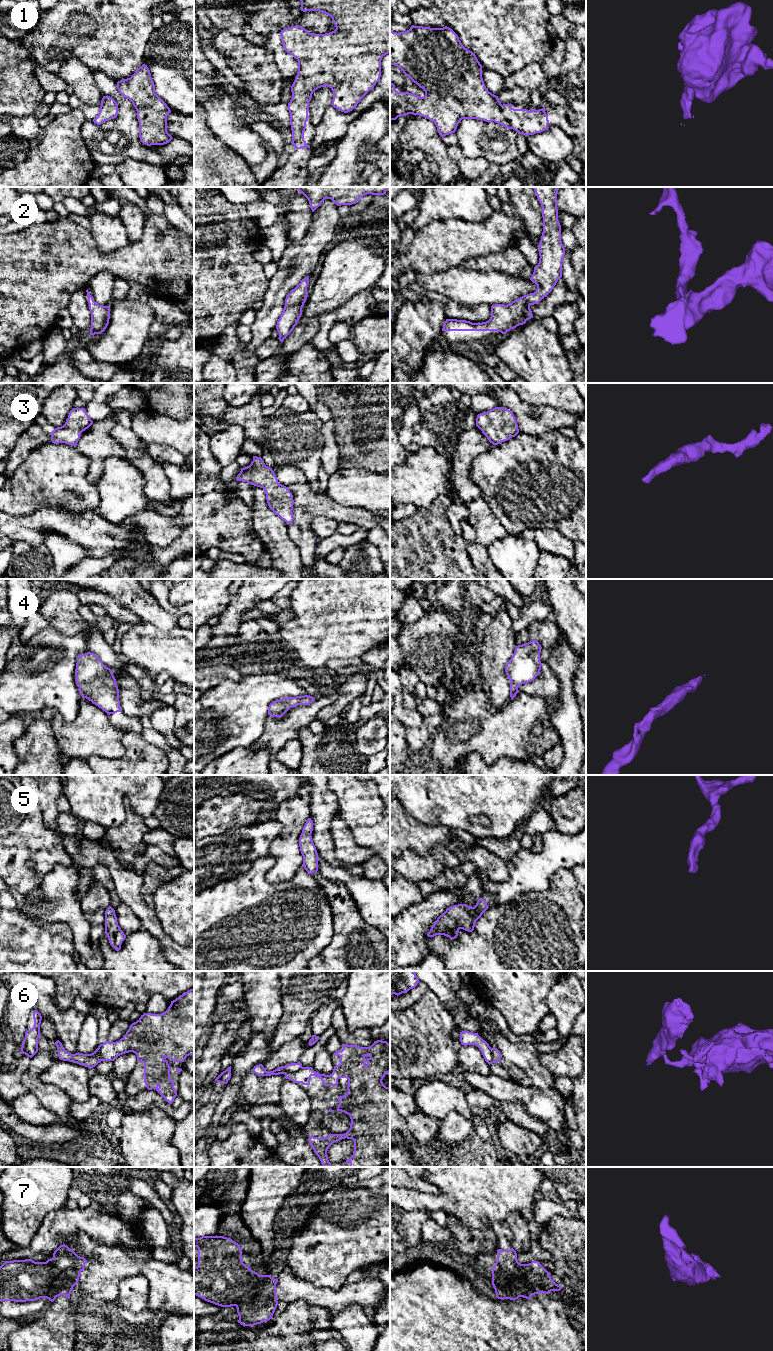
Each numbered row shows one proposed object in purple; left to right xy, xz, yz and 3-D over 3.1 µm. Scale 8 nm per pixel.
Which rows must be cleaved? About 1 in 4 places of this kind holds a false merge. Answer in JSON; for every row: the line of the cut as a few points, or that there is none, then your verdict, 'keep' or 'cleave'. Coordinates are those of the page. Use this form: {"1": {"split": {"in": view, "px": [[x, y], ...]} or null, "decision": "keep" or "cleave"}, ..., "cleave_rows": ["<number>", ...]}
{"1": {"split": null, "decision": "keep"}, "2": {"split": null, "decision": "keep"}, "3": {"split": null, "decision": "keep"}, "4": {"split": null, "decision": "keep"}, "5": {"split": null, "decision": "keep"}, "6": {"split": {"in": "xz", "px": [[303, 1067], [285, 1074]]}, "decision": "cleave"}, "7": {"split": null, "decision": "keep"}, "cleave_rows": ["6"]}

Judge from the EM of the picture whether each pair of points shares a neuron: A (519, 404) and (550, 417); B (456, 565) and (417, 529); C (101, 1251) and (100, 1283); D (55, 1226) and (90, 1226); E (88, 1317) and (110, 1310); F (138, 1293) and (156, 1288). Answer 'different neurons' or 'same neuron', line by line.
A: same neuron
B: same neuron
C: same neuron
D: same neuron
E: same neuron
F: different neurons

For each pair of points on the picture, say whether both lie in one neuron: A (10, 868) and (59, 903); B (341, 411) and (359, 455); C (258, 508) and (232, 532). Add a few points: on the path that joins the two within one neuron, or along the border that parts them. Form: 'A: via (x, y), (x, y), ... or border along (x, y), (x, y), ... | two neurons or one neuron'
A: border along (52, 869), (33, 890), (26, 894) | two neurons
B: via (352, 422), (353, 444) | one neuron
C: border along (251, 509), (252, 520) | two neurons

